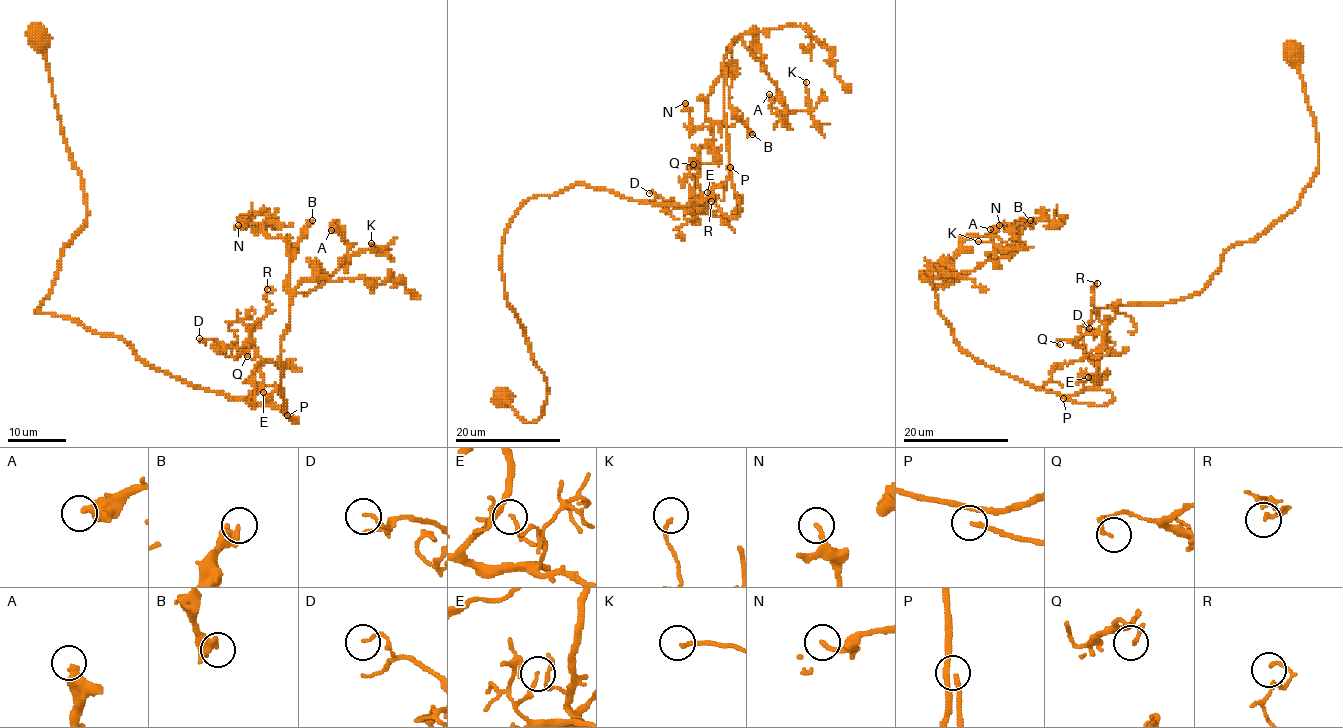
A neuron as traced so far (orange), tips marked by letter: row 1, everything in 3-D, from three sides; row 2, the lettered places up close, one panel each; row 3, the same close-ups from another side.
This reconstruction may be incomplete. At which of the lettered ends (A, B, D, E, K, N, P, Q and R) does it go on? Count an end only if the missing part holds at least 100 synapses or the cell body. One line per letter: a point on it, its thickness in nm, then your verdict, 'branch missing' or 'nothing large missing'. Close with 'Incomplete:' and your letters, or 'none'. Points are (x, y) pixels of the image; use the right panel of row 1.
A: at (990, 229); 440 nm thick; nothing large missing
B: at (1030, 220); 300 nm thick; nothing large missing
D: at (1089, 328); 130 nm thick; nothing large missing
E: at (1088, 377); 120 nm thick; nothing large missing
K: at (978, 241); 160 nm thick; nothing large missing
N: at (999, 225); 200 nm thick; nothing large missing
P: at (1063, 398); 160 nm thick; branch missing
Q: at (1060, 344); 130 nm thick; nothing large missing
R: at (1097, 283); 150 nm thick; nothing large missing
Incomplete: P

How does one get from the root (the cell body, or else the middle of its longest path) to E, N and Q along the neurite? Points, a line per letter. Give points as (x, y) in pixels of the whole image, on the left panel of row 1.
E: (37, 38), (86, 204), (86, 222), (37, 311), (119, 337), (148, 364), (196, 386), (268, 403), (263, 392)
N: (37, 38), (86, 204), (37, 311), (119, 337), (184, 382), (286, 412), (287, 244), (266, 222), (238, 225)
Q: (37, 38), (86, 204), (37, 311), (250, 401), (263, 374), (252, 344), (247, 356)

